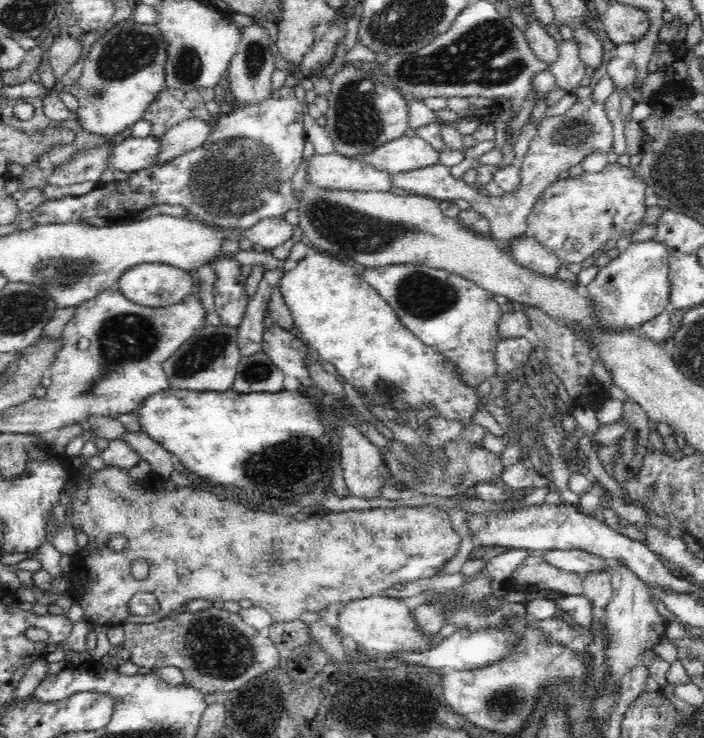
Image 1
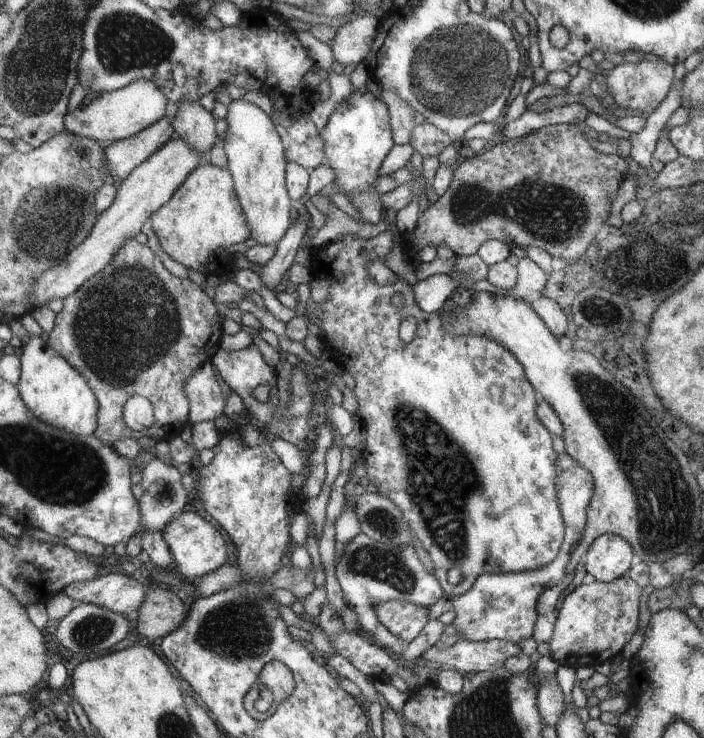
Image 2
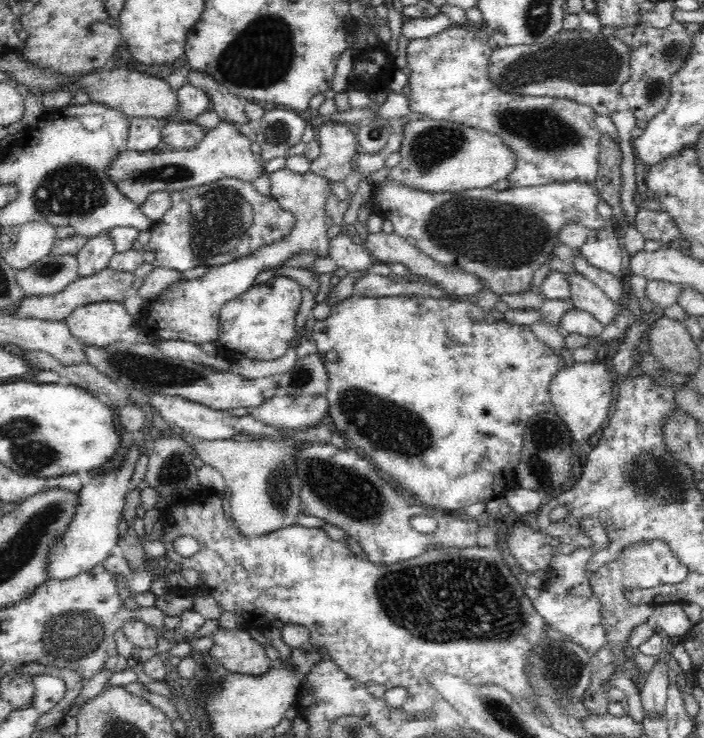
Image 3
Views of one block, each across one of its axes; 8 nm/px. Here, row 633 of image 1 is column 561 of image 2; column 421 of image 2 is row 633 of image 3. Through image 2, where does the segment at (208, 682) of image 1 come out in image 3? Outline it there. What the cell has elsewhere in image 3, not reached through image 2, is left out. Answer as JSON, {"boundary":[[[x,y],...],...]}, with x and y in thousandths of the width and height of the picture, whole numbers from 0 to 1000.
{"boundary":[[[313,850],[300,862],[304,873],[294,886],[322,909],[372,917],[388,907],[388,896],[378,888],[374,873],[362,869],[348,850]]]}

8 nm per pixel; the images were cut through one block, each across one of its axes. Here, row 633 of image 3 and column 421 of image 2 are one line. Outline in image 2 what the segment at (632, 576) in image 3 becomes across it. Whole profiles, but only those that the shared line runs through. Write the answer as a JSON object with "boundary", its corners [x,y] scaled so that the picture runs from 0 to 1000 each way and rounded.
{"boundary":[[[551,814],[531,821],[537,843],[575,870],[588,867],[605,848],[608,825],[577,814]]]}

